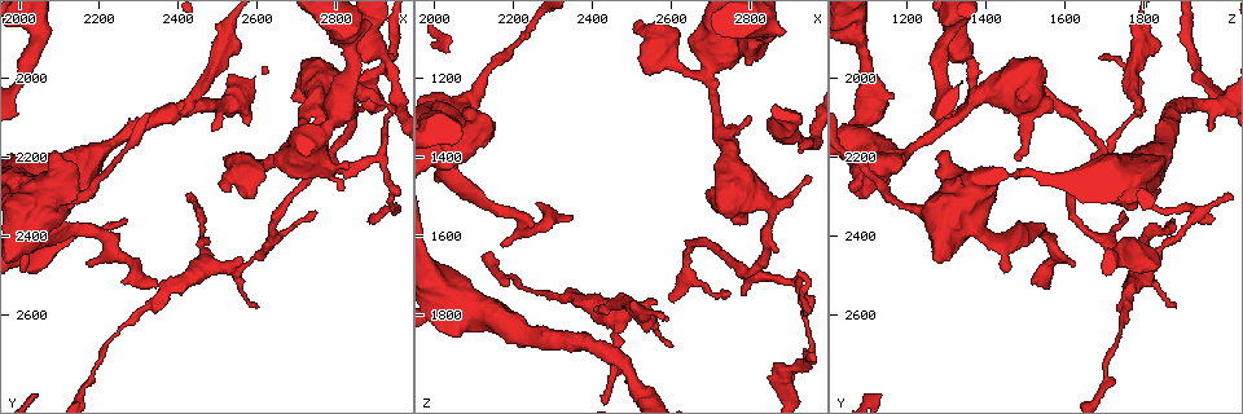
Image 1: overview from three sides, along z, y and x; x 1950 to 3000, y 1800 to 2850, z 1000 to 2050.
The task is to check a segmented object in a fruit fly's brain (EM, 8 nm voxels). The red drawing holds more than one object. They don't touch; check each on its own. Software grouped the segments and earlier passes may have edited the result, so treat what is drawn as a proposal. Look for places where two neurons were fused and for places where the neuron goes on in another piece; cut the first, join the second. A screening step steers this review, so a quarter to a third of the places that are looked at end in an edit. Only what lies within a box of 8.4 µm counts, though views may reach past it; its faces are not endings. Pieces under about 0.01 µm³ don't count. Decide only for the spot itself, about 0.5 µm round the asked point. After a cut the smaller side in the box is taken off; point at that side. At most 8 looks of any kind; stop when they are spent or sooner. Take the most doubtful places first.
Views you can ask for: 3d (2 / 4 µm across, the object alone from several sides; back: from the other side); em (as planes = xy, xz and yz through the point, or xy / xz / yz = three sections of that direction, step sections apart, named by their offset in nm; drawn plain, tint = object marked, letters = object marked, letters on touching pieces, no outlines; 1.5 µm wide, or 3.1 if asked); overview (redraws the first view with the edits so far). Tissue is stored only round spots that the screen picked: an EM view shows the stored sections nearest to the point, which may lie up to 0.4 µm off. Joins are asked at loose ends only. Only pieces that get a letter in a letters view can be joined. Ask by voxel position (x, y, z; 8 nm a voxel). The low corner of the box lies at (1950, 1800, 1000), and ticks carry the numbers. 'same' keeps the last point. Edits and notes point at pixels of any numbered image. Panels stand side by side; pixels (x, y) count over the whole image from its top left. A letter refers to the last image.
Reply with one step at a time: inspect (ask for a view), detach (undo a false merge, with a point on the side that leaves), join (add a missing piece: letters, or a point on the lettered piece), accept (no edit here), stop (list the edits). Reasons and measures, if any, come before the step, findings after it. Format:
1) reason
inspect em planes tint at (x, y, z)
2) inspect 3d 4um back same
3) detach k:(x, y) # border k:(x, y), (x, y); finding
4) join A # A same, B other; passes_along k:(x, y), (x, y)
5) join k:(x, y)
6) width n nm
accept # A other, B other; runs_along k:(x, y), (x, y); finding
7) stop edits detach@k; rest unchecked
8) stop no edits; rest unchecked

thin end
inspect em yz step 8 letters at (2605, 2575, 1880)

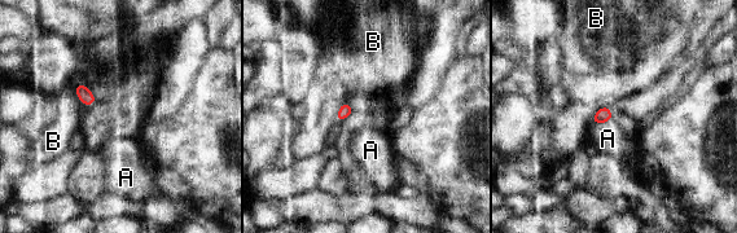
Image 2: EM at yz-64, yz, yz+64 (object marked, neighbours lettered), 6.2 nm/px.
accept # A other, B other; border 2:(610, 119), (602, 123), (593, 123); none of them fits

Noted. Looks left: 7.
an open end
inspect 3d 4um at (2175, 2465, 1620)

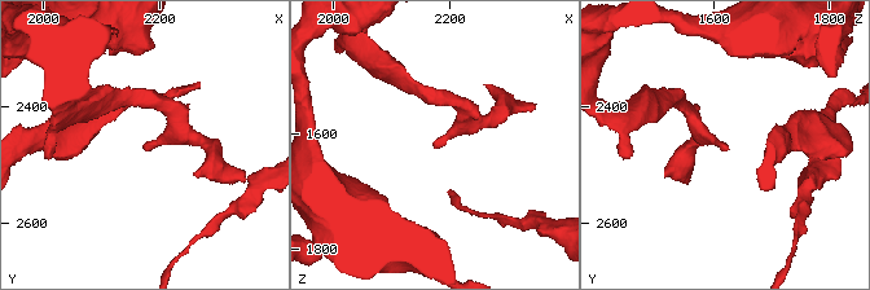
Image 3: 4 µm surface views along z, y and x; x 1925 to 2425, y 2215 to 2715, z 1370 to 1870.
now the EM
inspect em planes letters at (2165, 2470, 1625)

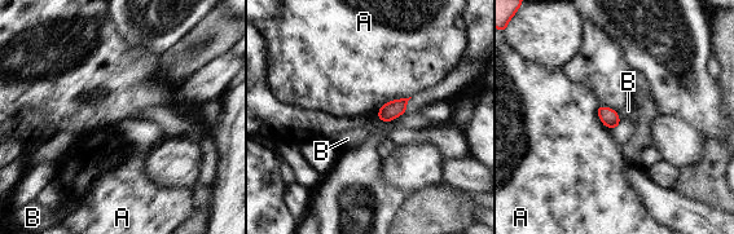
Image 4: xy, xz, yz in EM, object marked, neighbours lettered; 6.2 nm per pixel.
accept # A other, B other; border 4:(411, 96), (390, 100), (376, 113); none of them fits

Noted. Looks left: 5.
thick turns thin
inspect 3d 2um at (2265, 2630, 1750)

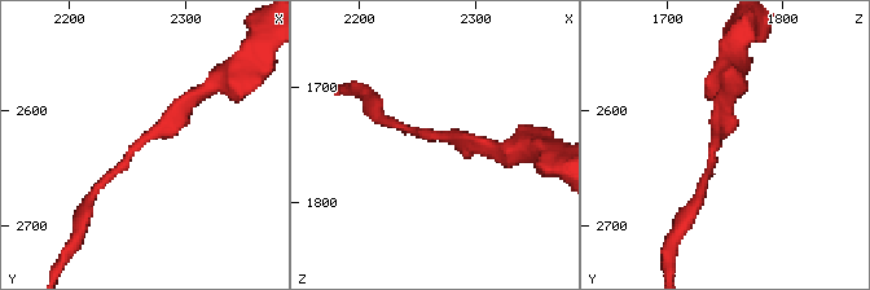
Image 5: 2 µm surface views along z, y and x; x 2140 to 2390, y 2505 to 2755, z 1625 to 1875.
inspect em 3.1um xy step 8 letters at (2264, 2624, 1748)

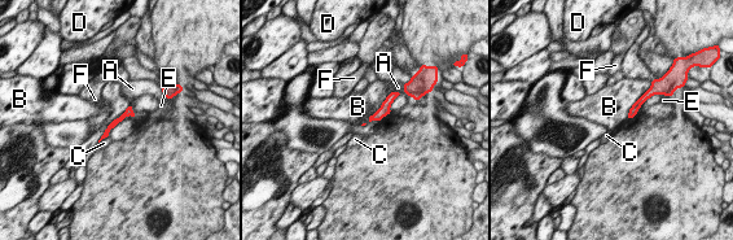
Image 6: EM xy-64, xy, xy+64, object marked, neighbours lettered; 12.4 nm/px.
longest_contact B 600 nm
accept # A other, B other, C other, D other, E other, F other; runs_along 6:(130, 108), (105, 135); one neuron here

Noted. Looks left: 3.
stop no edits; rest unchecked

